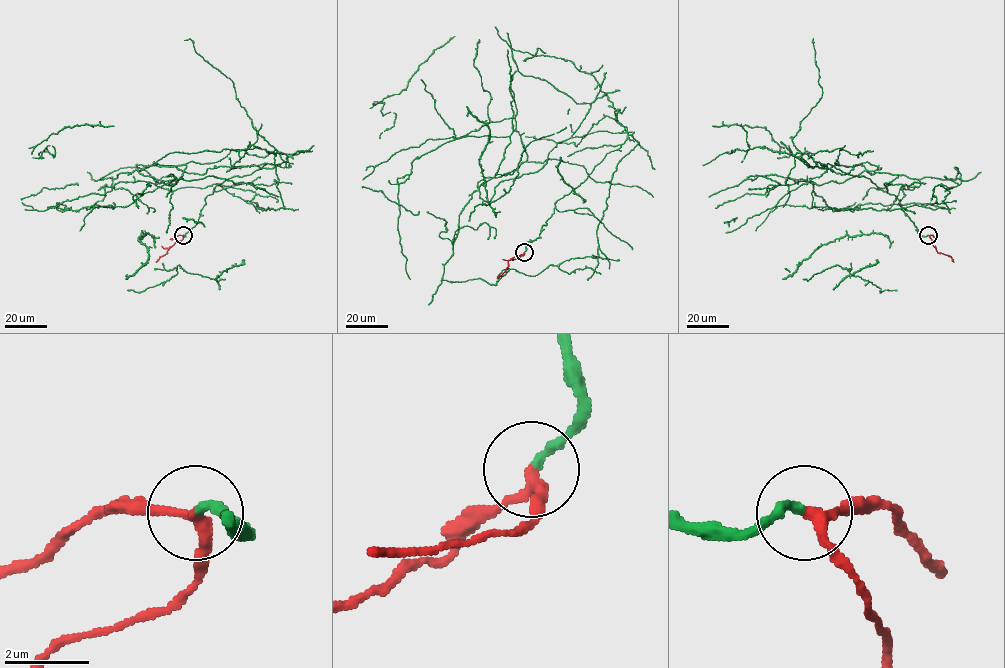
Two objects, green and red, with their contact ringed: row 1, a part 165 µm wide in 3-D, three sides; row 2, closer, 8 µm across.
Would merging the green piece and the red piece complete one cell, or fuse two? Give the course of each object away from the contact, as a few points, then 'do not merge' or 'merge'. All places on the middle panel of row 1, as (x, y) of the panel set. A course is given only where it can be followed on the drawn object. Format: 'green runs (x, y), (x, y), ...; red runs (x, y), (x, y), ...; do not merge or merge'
green runs (524, 252), (625, 126), (559, 141), (489, 202), (475, 191), (442, 279), (594, 269), (612, 174), (639, 141); red runs (524, 252), (509, 259), (508, 266), (497, 278); merge

